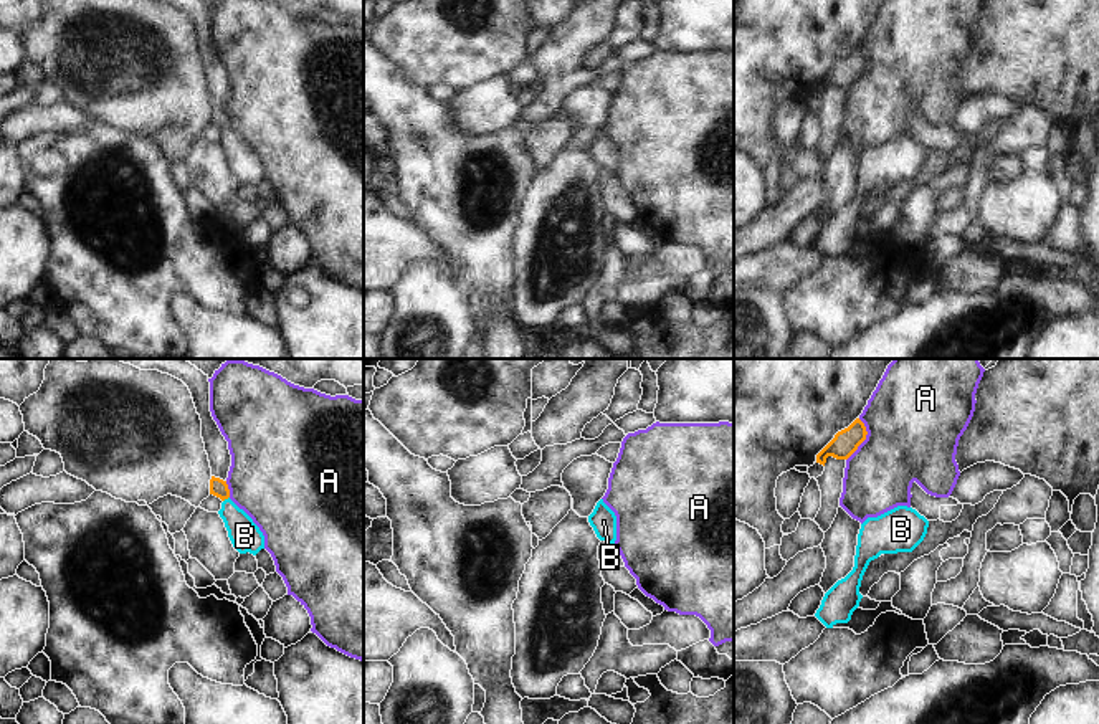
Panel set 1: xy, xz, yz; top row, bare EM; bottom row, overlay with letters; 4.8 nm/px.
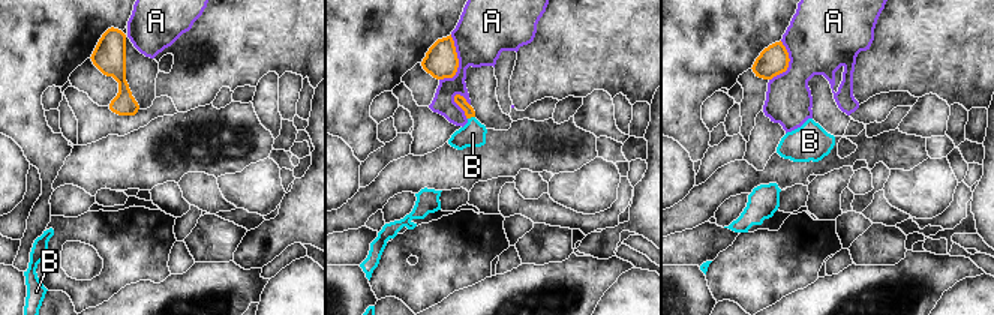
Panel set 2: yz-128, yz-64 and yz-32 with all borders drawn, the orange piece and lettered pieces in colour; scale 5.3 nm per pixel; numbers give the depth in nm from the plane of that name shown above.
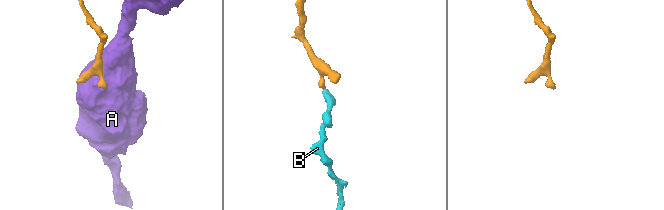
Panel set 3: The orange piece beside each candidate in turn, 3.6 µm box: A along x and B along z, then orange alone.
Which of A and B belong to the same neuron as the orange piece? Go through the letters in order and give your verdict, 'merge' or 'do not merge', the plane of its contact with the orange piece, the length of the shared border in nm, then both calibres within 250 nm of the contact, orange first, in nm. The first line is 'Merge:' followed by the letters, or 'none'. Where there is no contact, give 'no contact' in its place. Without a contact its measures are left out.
Merge: B
A: do not merge | yz | 220 nm | 120/460 nm
B: merge | xy | 40 nm | 90/150 nm

